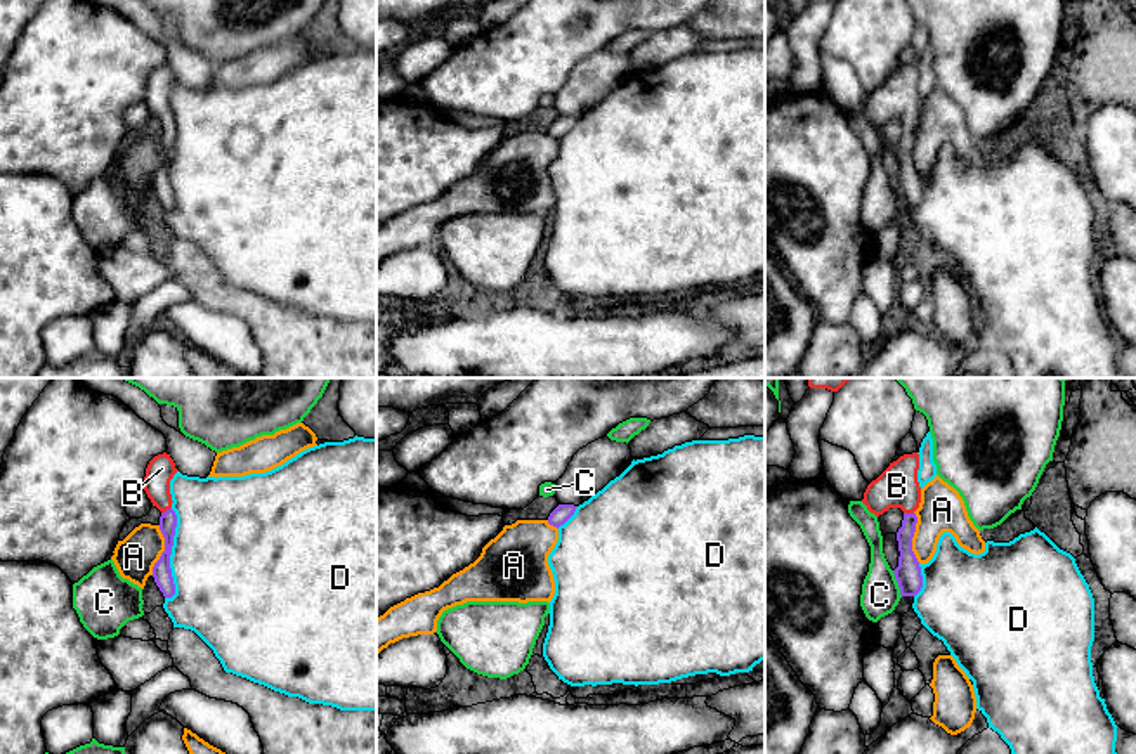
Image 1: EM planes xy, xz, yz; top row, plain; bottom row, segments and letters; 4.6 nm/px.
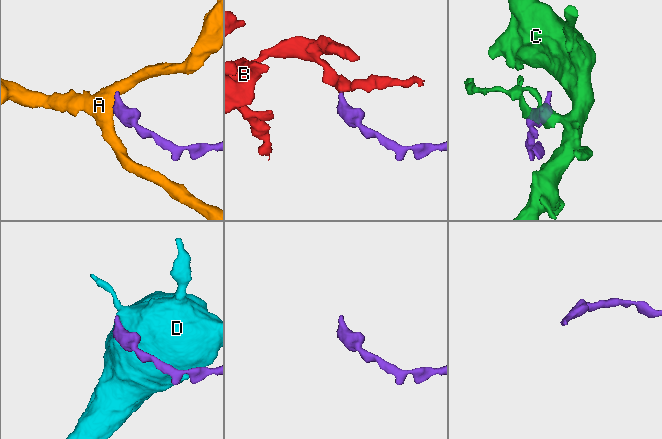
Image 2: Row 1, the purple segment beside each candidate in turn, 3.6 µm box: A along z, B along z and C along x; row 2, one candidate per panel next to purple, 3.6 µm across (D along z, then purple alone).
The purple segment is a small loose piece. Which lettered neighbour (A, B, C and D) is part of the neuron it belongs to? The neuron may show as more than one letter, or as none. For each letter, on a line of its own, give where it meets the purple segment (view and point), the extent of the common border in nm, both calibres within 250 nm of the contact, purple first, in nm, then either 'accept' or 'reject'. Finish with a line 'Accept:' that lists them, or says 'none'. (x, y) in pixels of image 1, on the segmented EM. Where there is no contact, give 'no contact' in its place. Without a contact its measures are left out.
A: yz (913, 536) | 240 nm | 120/200 nm | reject
B: xy (167, 510) | 60 nm | 80/130 nm | accept
C: yz (897, 581) | 130 nm | 120/180 nm | reject
D: xy (170, 553) | 420 nm | 90/500 nm | reject
Accept: B

